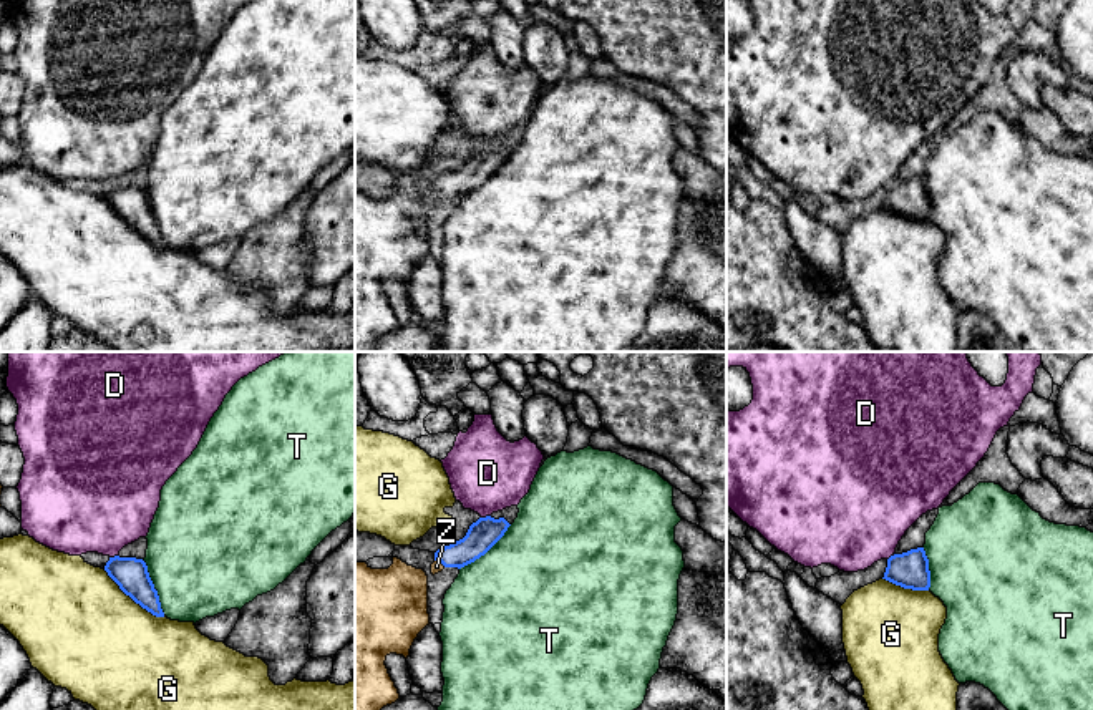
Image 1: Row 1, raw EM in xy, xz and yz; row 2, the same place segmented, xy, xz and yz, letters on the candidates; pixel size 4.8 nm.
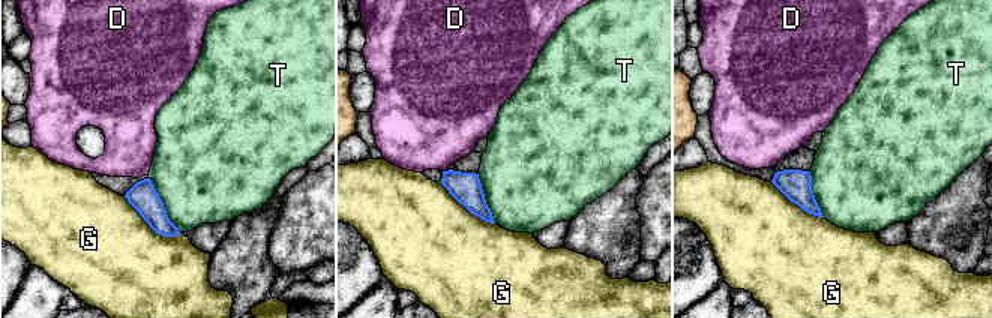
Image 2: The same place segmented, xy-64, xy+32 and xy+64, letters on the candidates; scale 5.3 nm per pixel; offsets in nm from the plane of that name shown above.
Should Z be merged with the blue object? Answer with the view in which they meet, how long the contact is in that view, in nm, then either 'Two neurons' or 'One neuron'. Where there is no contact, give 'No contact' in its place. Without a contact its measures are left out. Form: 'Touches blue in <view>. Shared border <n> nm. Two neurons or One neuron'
Touches blue in xz. Shared border 70 nm. One neuron

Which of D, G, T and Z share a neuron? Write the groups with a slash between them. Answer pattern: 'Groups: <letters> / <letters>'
Groups: D / G / T / Z

